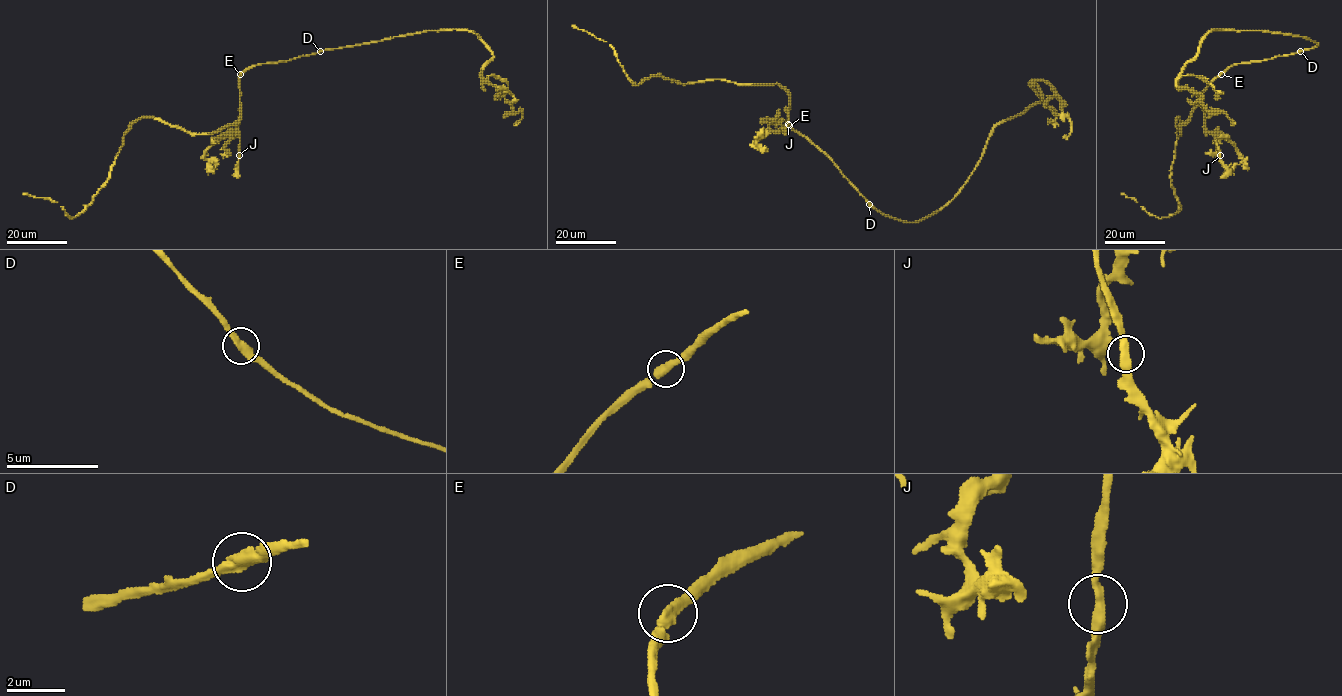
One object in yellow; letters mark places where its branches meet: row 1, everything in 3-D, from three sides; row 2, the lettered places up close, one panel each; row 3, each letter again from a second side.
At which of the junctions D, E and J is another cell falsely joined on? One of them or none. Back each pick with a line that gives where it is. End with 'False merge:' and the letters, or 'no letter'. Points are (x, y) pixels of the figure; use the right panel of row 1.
False merge: no letter

